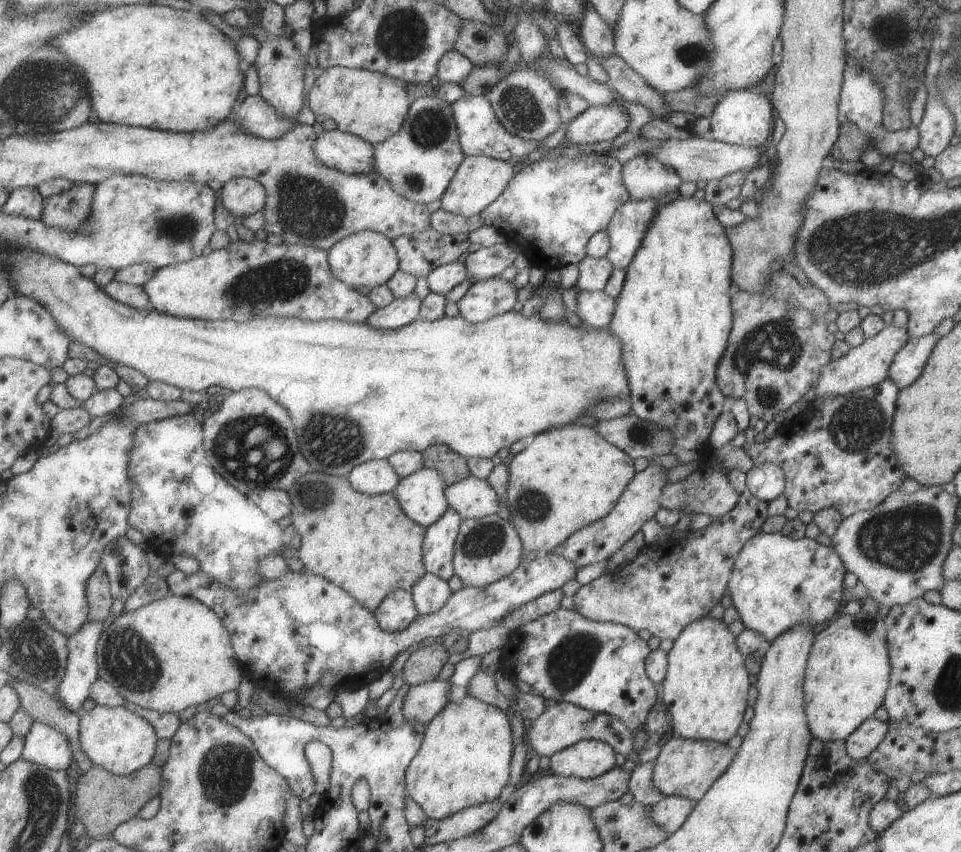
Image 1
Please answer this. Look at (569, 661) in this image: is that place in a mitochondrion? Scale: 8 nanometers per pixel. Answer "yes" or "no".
yes

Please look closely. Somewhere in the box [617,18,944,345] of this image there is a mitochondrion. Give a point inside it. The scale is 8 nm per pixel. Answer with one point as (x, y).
(692, 54)

